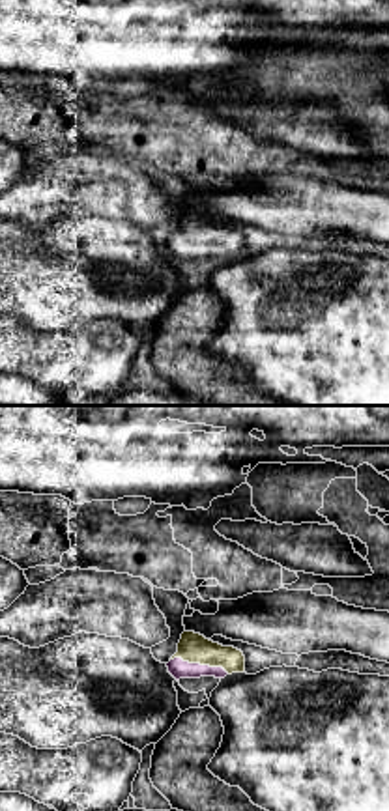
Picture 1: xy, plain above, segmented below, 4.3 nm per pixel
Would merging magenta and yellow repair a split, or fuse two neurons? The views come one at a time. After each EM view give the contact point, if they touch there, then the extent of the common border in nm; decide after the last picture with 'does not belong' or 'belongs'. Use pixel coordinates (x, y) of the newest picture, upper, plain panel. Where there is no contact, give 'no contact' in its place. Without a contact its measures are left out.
meets magenta at (199, 245); contact 260 nm long

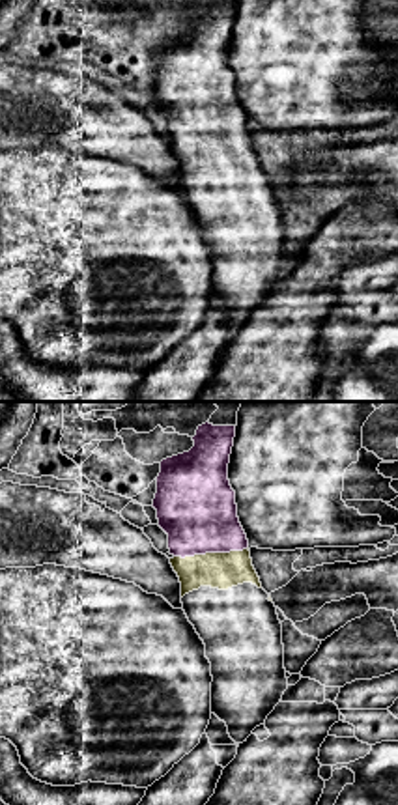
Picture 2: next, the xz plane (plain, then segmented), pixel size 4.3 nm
meets magenta at (210, 133); contact 320 nm long

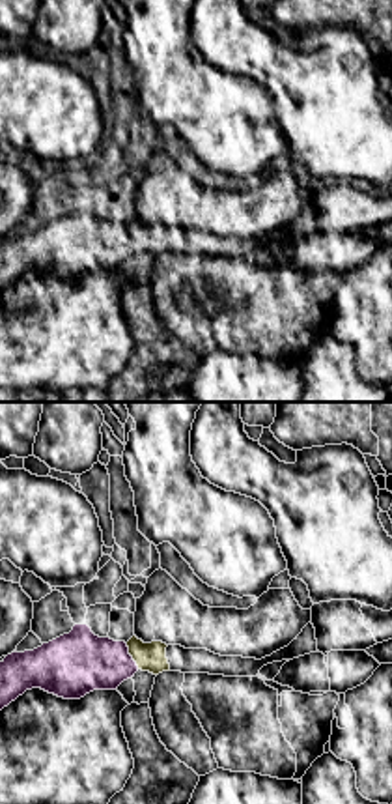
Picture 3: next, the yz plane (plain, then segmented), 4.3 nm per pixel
meets magenta at (131, 238); contact 130 nm long

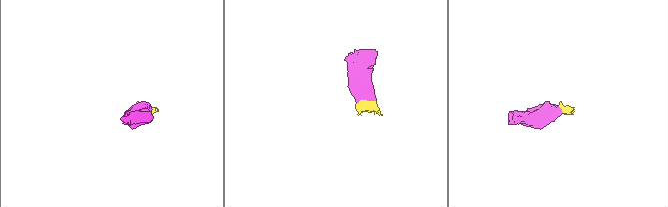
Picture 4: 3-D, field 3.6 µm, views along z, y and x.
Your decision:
belongs

